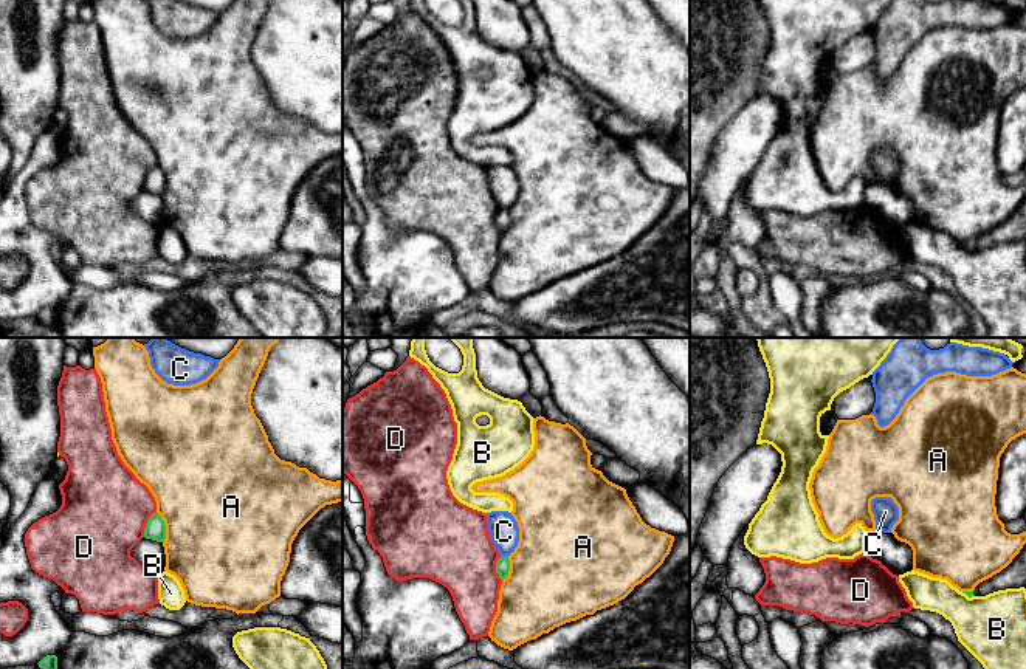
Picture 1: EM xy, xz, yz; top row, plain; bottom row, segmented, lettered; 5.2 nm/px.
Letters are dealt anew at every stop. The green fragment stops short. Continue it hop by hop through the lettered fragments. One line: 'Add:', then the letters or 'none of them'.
Add: none of them

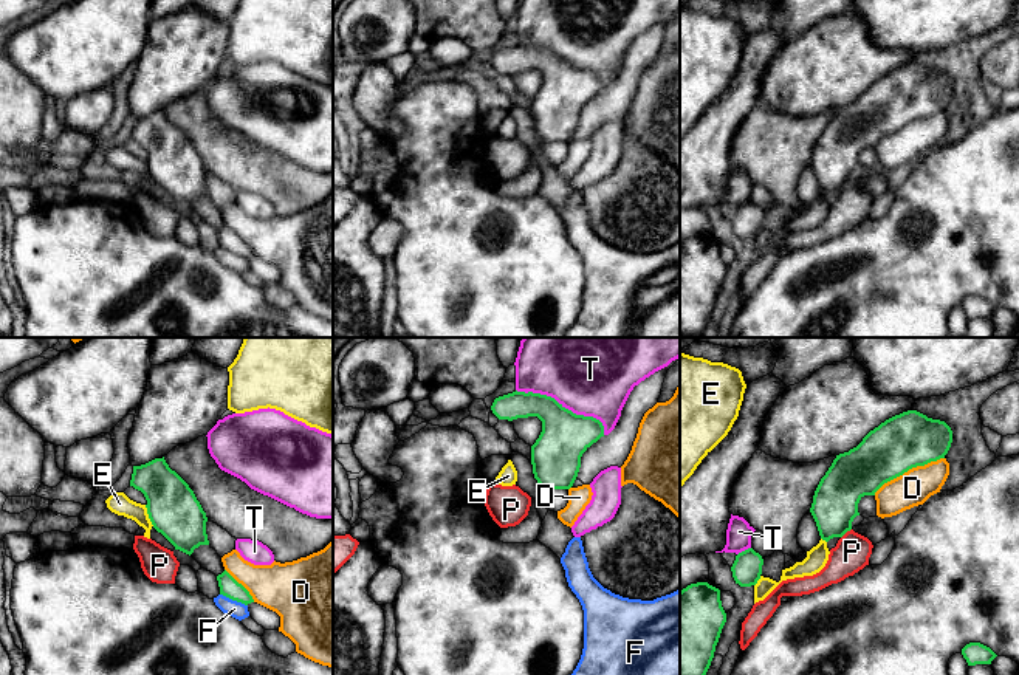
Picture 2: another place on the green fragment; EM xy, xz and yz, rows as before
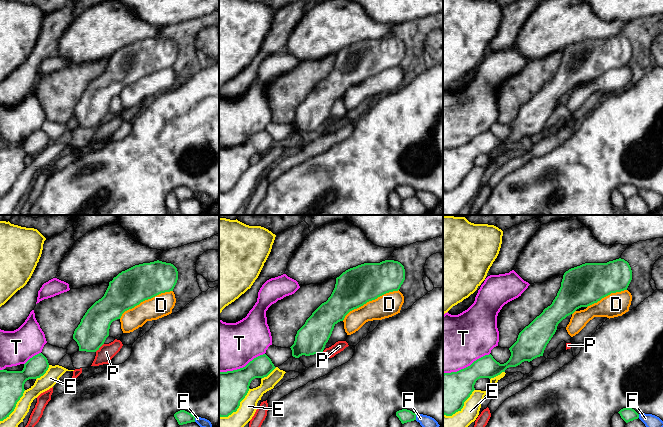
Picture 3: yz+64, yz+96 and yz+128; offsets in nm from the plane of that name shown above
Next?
Add: none of them

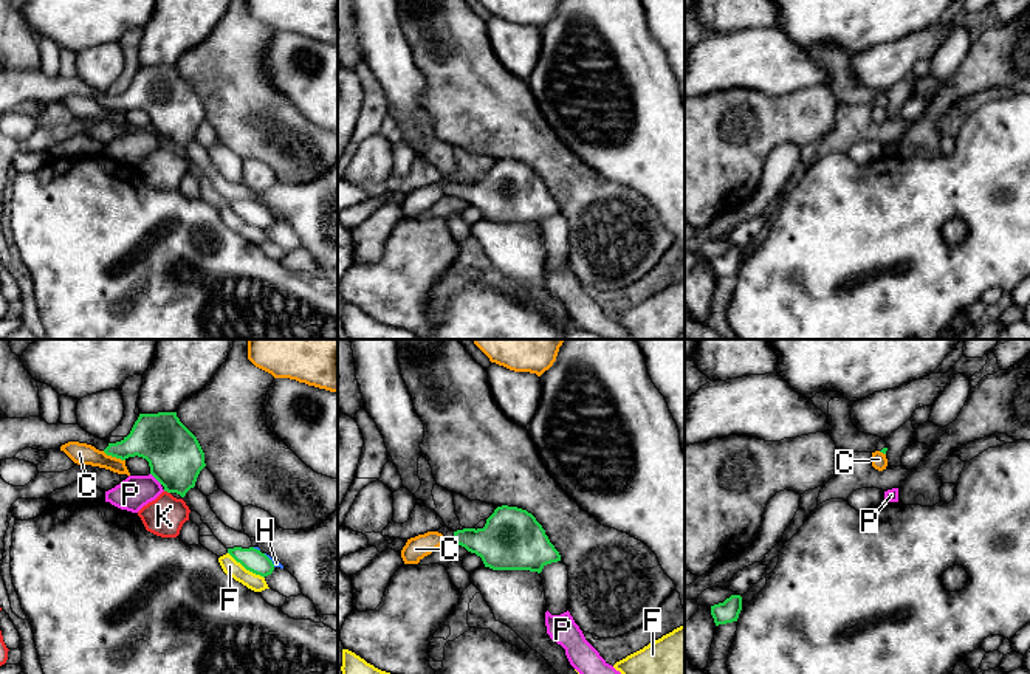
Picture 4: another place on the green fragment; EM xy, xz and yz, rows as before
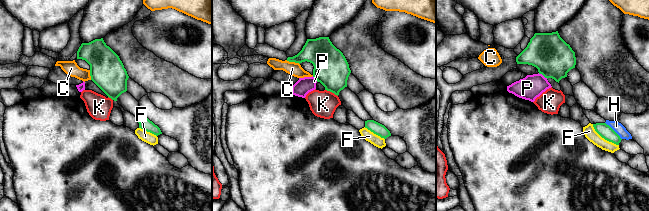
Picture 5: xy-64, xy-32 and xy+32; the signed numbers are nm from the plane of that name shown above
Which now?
Add: none of them

